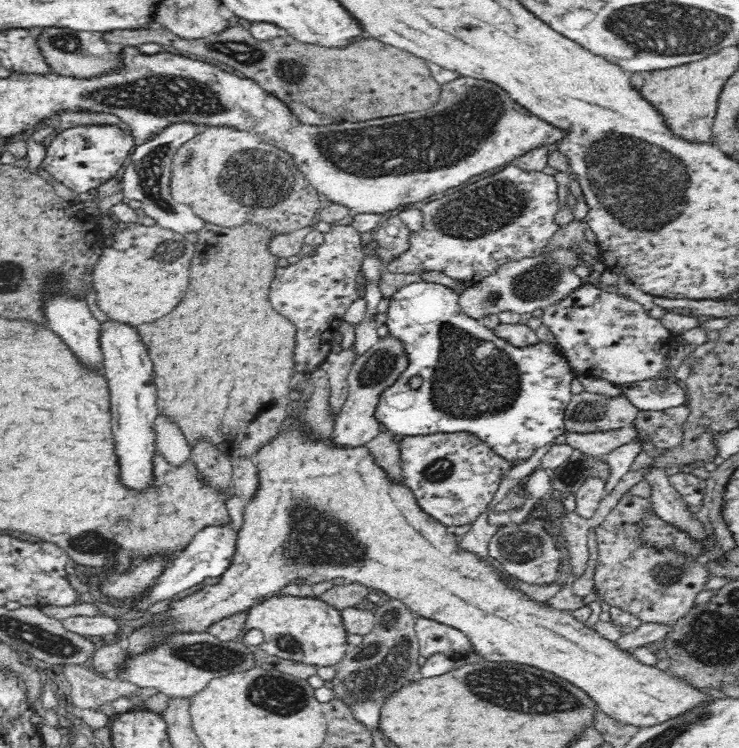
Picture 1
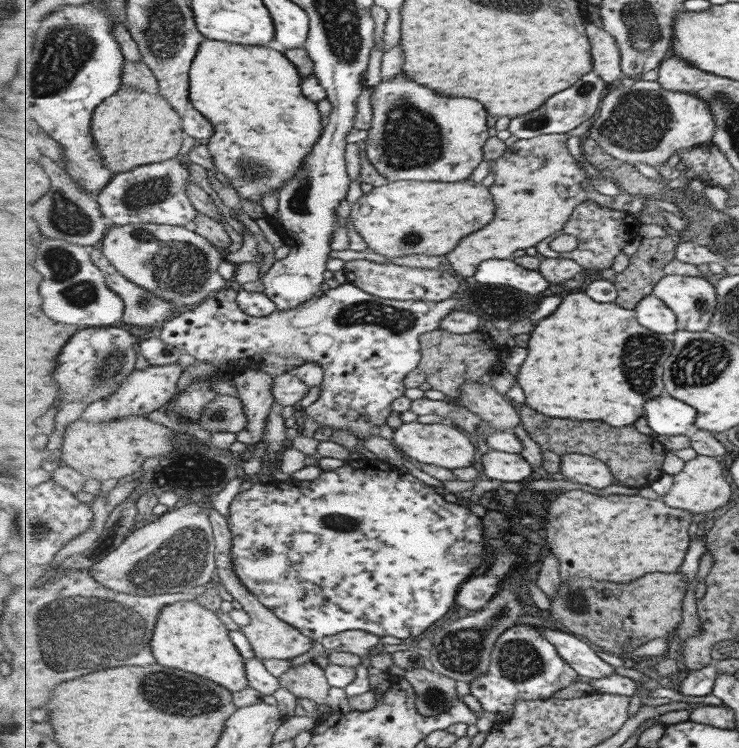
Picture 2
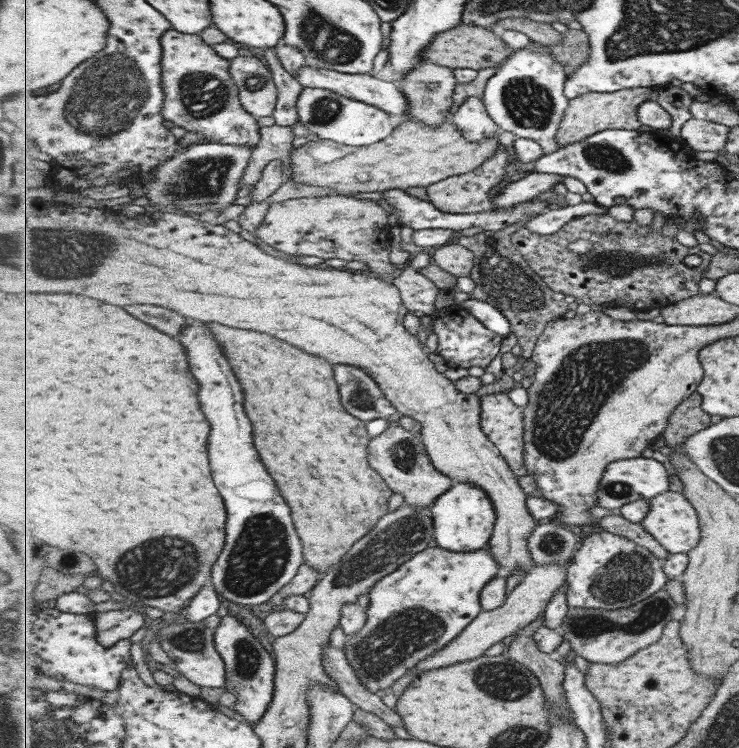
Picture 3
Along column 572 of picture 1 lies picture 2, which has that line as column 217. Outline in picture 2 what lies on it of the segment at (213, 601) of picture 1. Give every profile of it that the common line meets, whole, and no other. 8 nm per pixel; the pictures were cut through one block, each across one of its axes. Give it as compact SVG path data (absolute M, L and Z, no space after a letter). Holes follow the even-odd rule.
M182 600L162 610L152 637L151 649L161 666L179 668L208 678L233 693L250 687L245 658L233 644L227 626L215 610L209 610L194 600Z

